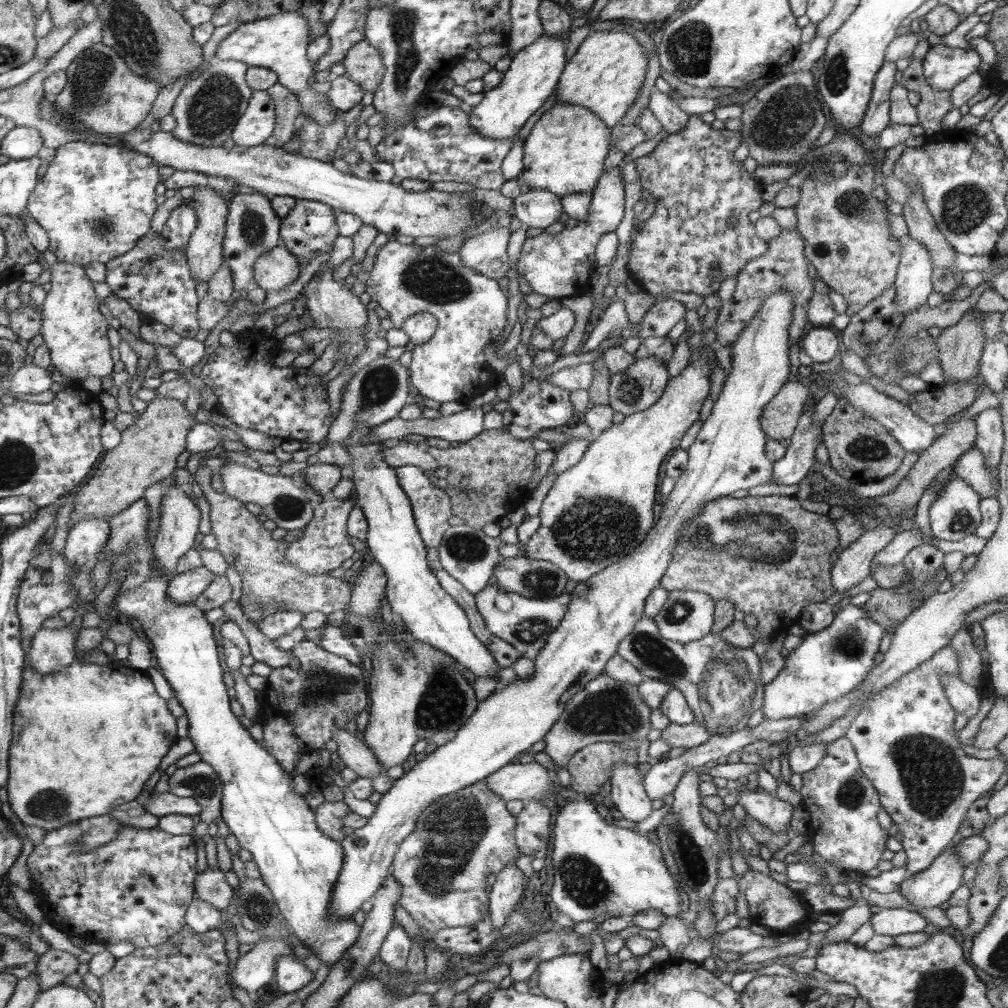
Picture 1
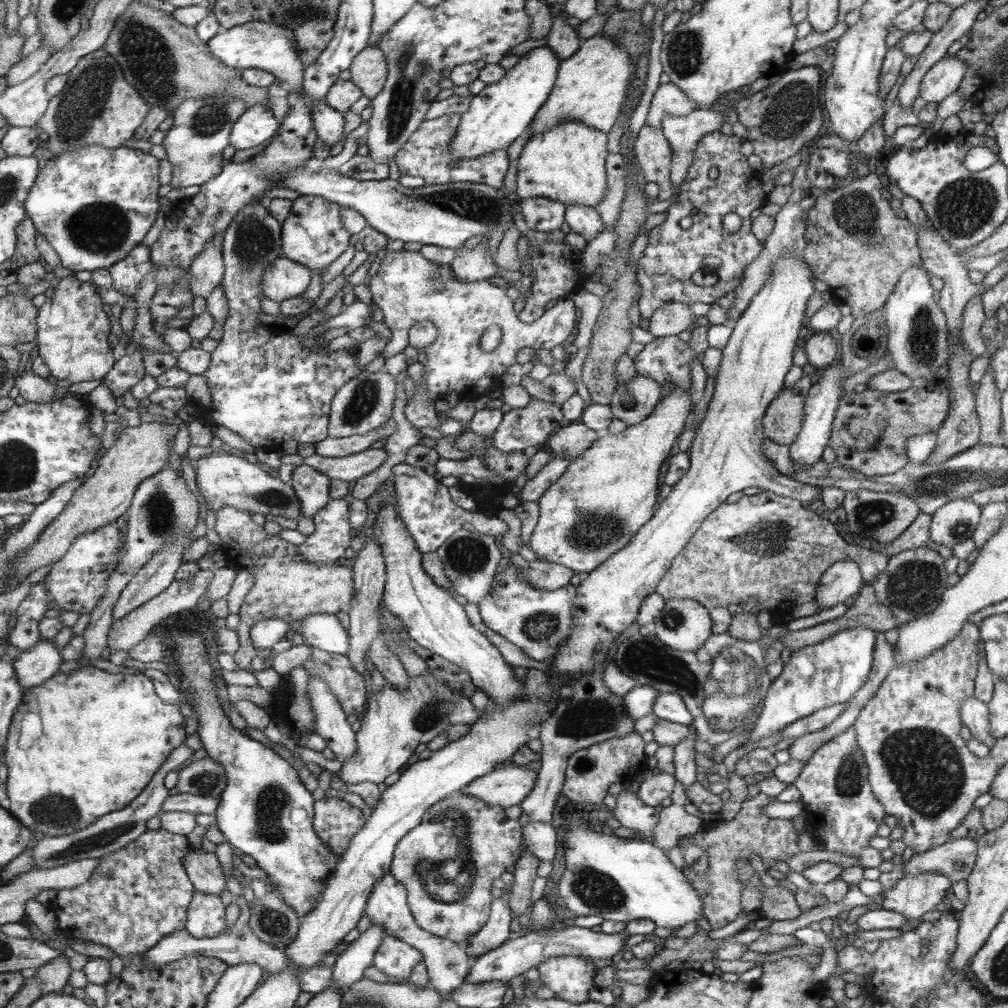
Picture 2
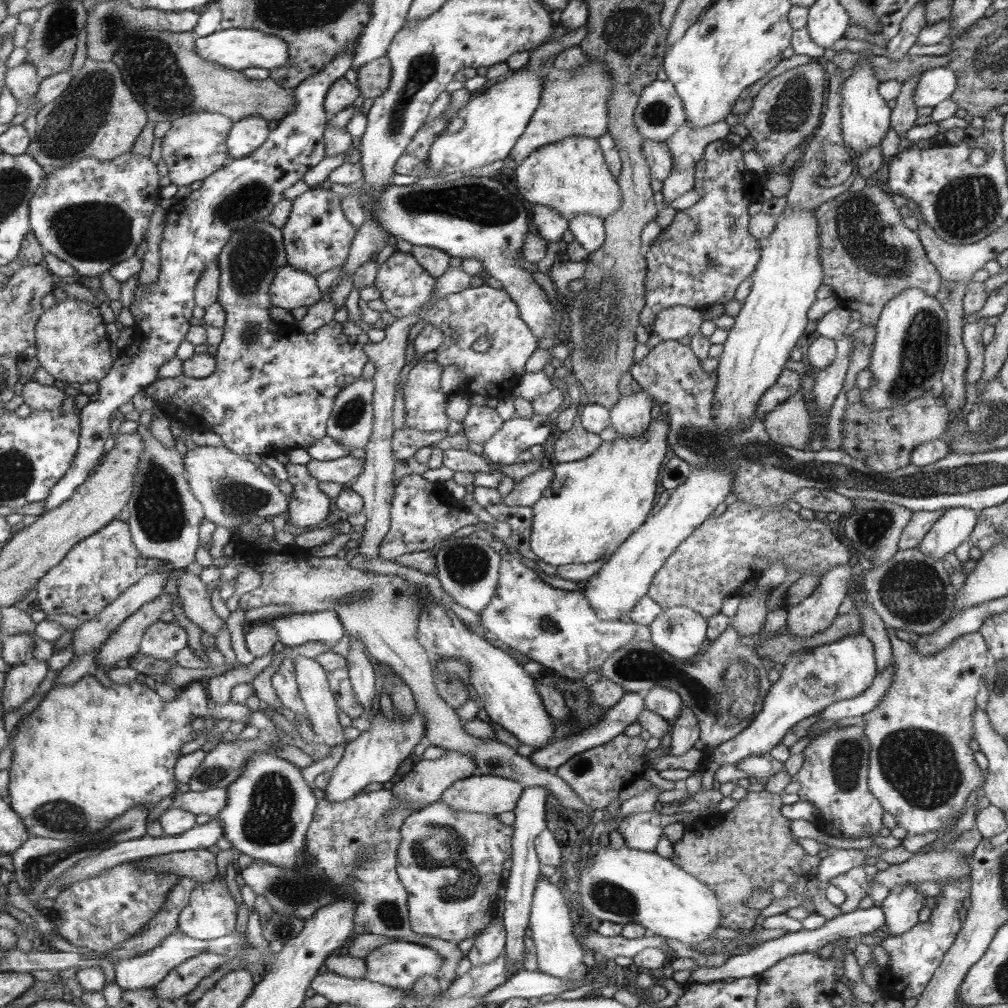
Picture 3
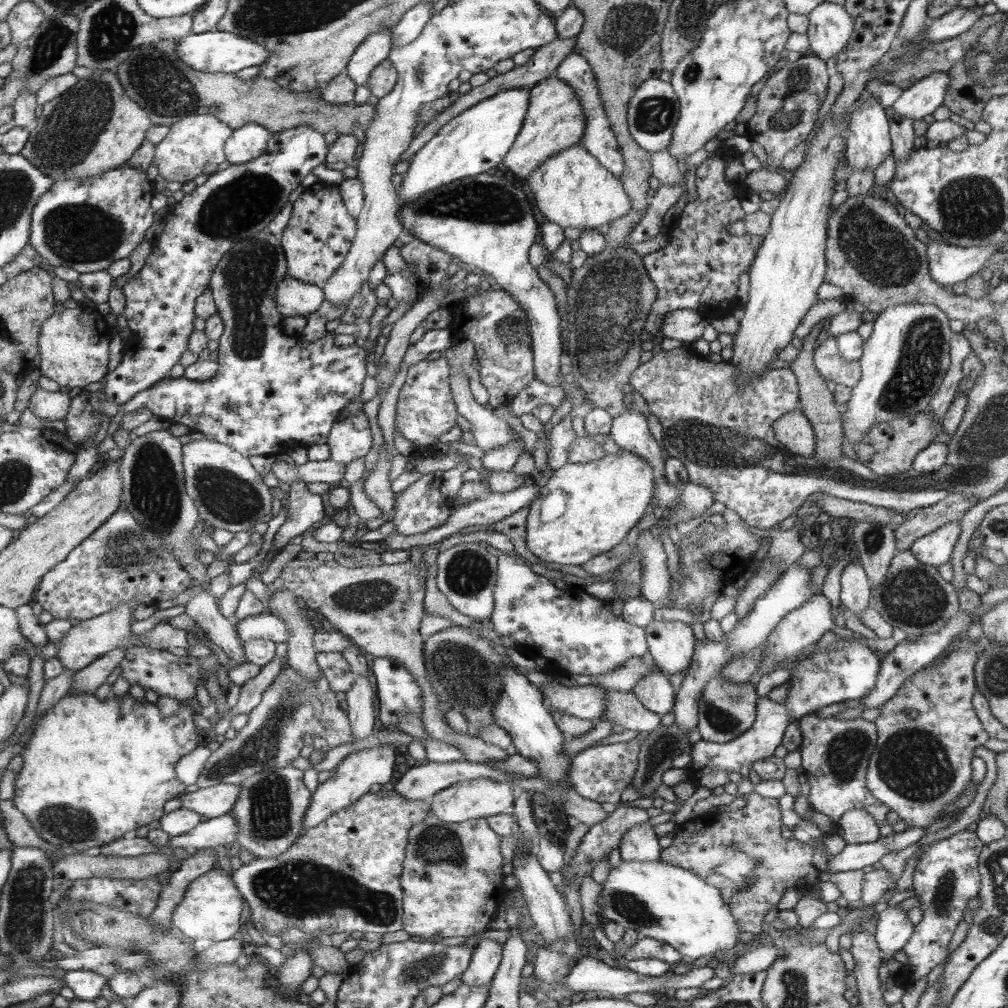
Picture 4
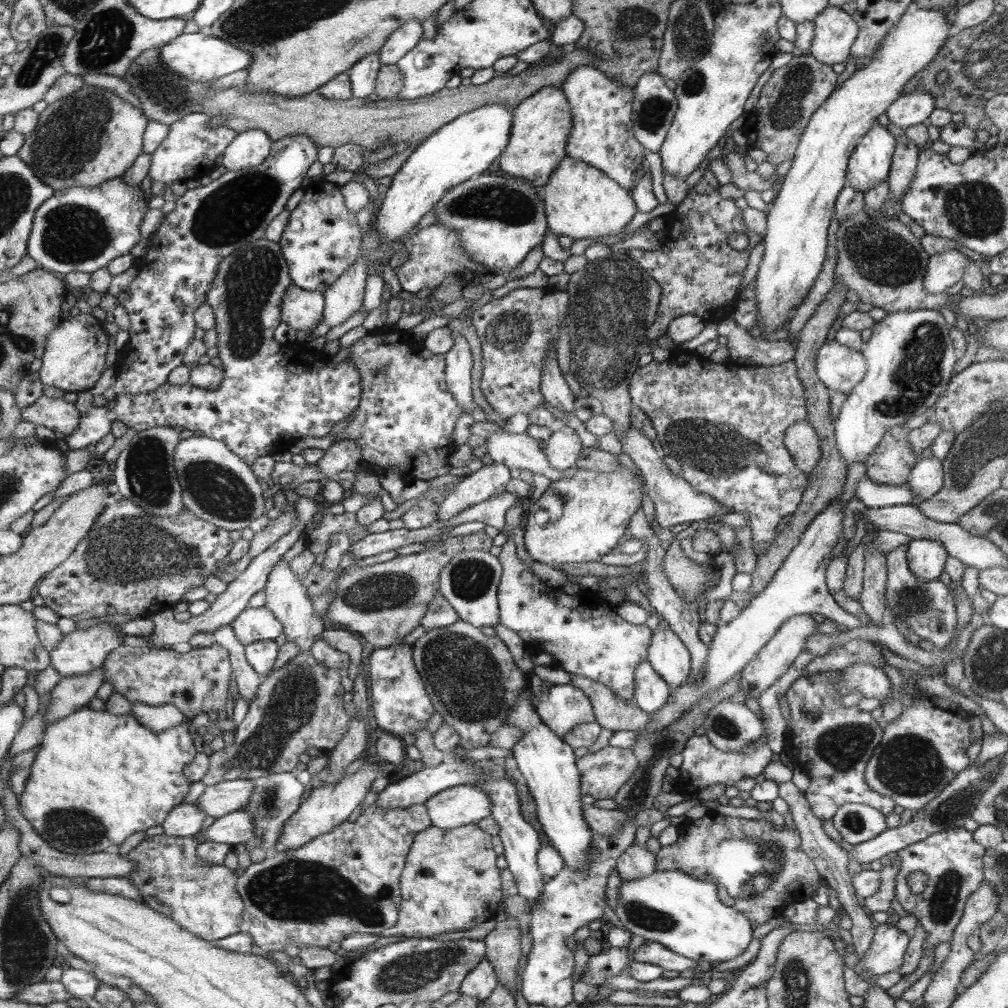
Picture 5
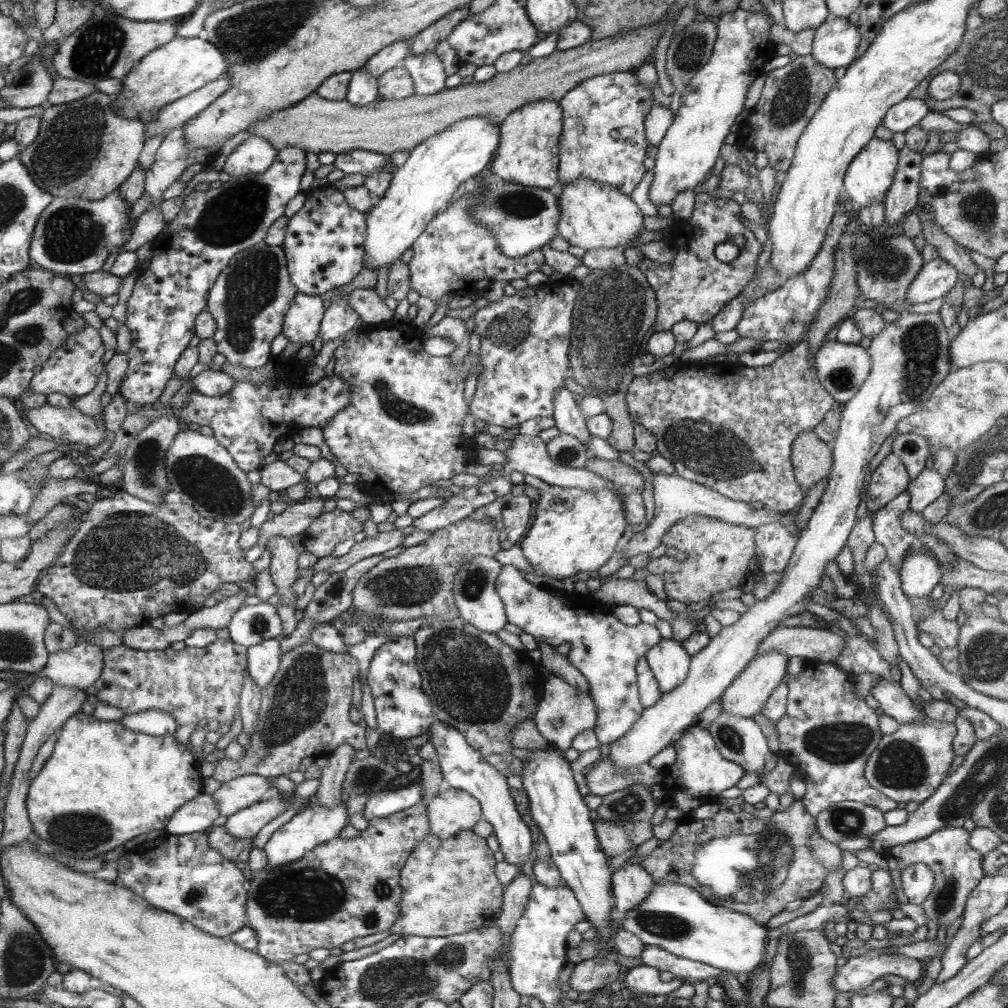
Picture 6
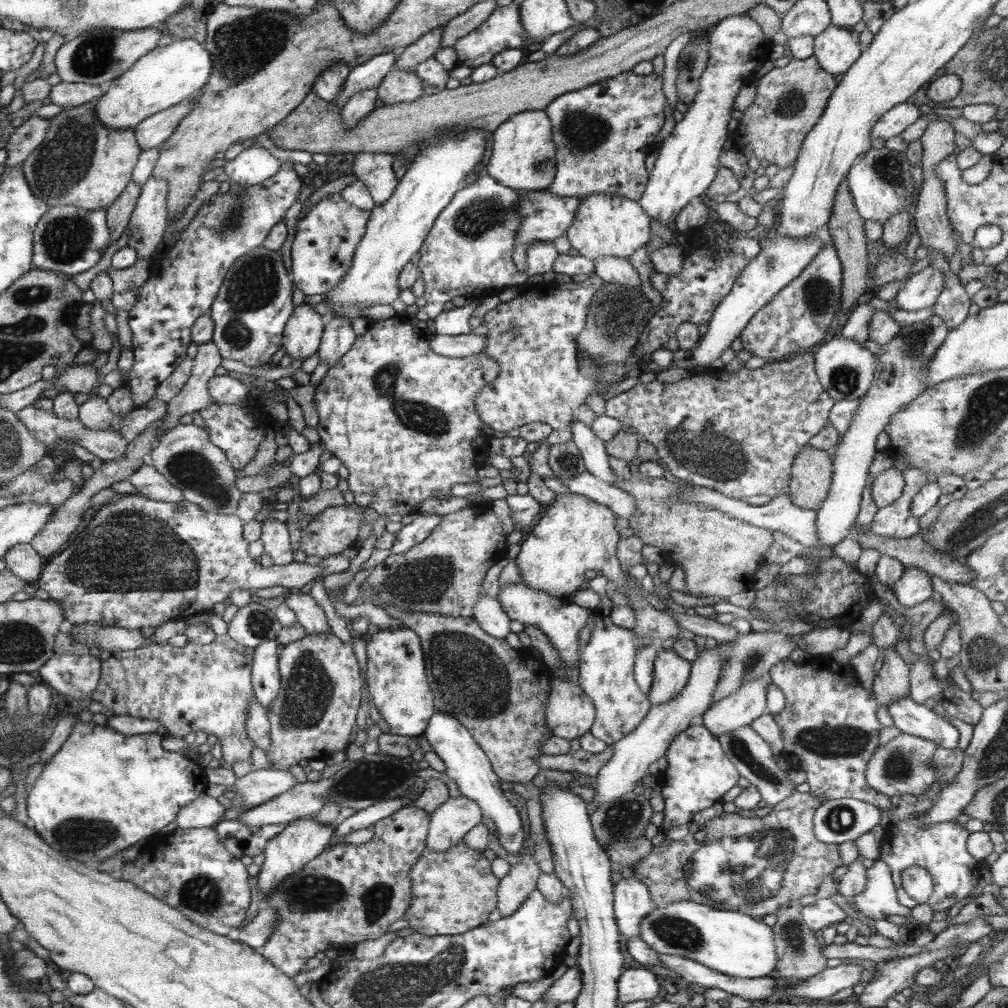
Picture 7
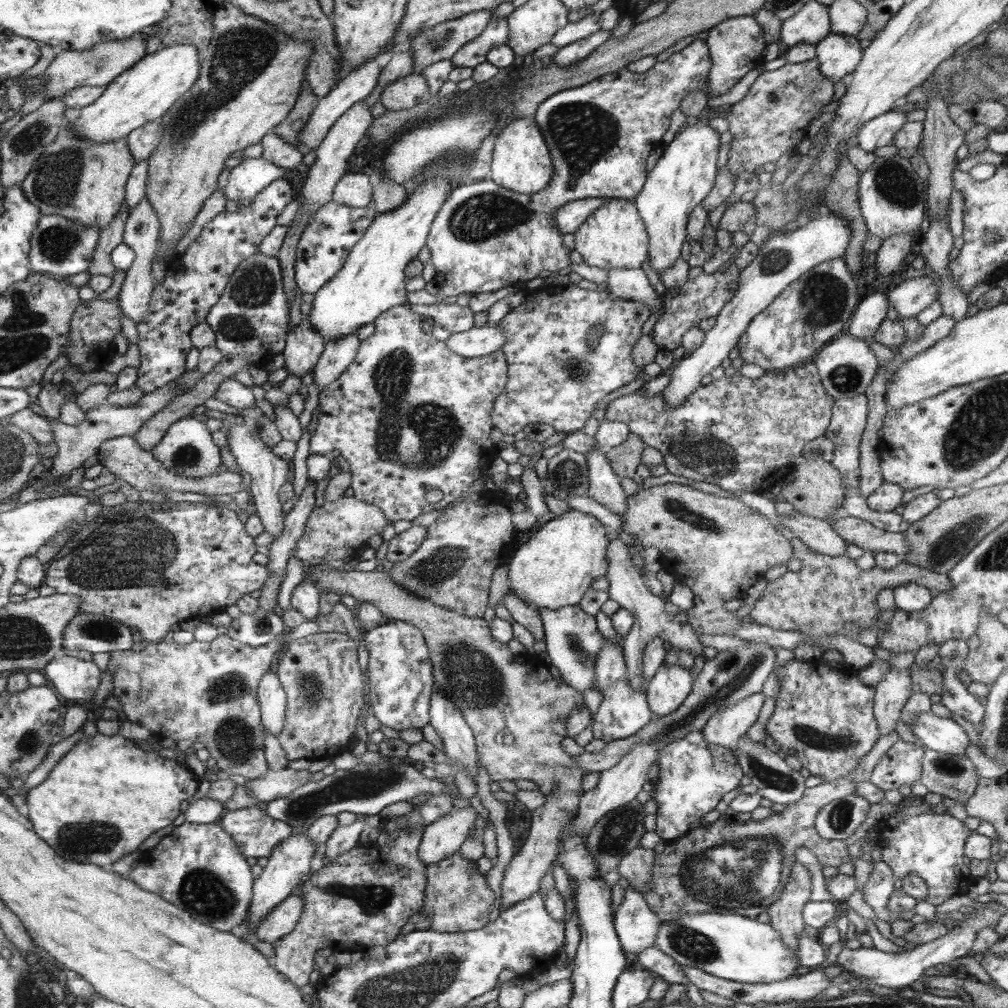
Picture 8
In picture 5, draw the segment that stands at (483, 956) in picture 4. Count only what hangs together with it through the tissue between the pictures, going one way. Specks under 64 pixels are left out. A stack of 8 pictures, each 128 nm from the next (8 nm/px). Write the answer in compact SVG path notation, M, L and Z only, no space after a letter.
M483 958L481 964L475 970L470 971L462 981L459 992L466 996L475 996L479 1002L484 1003L497 985L497 976L493 966L487 958Z

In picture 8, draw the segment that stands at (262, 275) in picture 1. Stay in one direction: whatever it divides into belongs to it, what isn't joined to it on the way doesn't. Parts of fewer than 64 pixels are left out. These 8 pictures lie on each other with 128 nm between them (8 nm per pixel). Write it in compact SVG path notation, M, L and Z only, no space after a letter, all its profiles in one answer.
M303 316L302 321L290 329L285 338L285 349L281 353L283 367L288 374L302 378L304 374L315 368L324 351L325 339L313 329L309 318Z

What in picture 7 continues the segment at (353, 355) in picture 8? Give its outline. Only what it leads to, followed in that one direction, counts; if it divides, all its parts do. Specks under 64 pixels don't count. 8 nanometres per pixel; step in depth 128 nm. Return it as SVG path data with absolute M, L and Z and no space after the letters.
M332 316L326 319L325 336L322 337L321 350L318 350L319 360L328 366L337 365L344 354L353 349L357 336L351 325L352 320L345 316Z

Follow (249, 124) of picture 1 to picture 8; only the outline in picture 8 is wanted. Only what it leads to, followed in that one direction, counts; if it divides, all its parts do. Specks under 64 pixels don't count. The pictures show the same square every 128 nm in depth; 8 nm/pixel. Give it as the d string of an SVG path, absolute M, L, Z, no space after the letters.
M247 158L239 165L230 169L227 187L223 194L228 200L238 203L239 200L252 201L257 198L268 184L280 179L284 174L282 166L270 162L269 159Z

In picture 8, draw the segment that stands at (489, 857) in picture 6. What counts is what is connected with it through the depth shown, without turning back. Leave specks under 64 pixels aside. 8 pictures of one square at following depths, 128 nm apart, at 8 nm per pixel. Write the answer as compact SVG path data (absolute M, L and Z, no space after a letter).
M459 852L426 867L428 888L425 904L419 913L430 918L430 927L435 931L468 932L480 930L490 924L494 910L498 910L498 890L490 886L490 874L478 865L478 861L462 858Z

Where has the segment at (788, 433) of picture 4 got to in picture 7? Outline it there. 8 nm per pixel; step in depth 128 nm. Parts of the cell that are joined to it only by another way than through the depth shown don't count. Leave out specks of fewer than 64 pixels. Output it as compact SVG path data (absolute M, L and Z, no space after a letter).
M805 445L793 462L789 486L791 501L800 508L818 510L829 496L833 474L833 457L830 451Z

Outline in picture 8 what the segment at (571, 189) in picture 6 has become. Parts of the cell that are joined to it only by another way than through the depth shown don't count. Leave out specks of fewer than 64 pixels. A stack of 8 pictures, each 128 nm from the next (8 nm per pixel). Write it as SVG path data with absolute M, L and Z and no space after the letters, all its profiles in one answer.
M610 199L581 226L575 234L575 247L573 250L579 252L583 262L600 268L610 270L611 268L640 268L646 260L648 248L648 236L644 230L641 214L626 199Z

